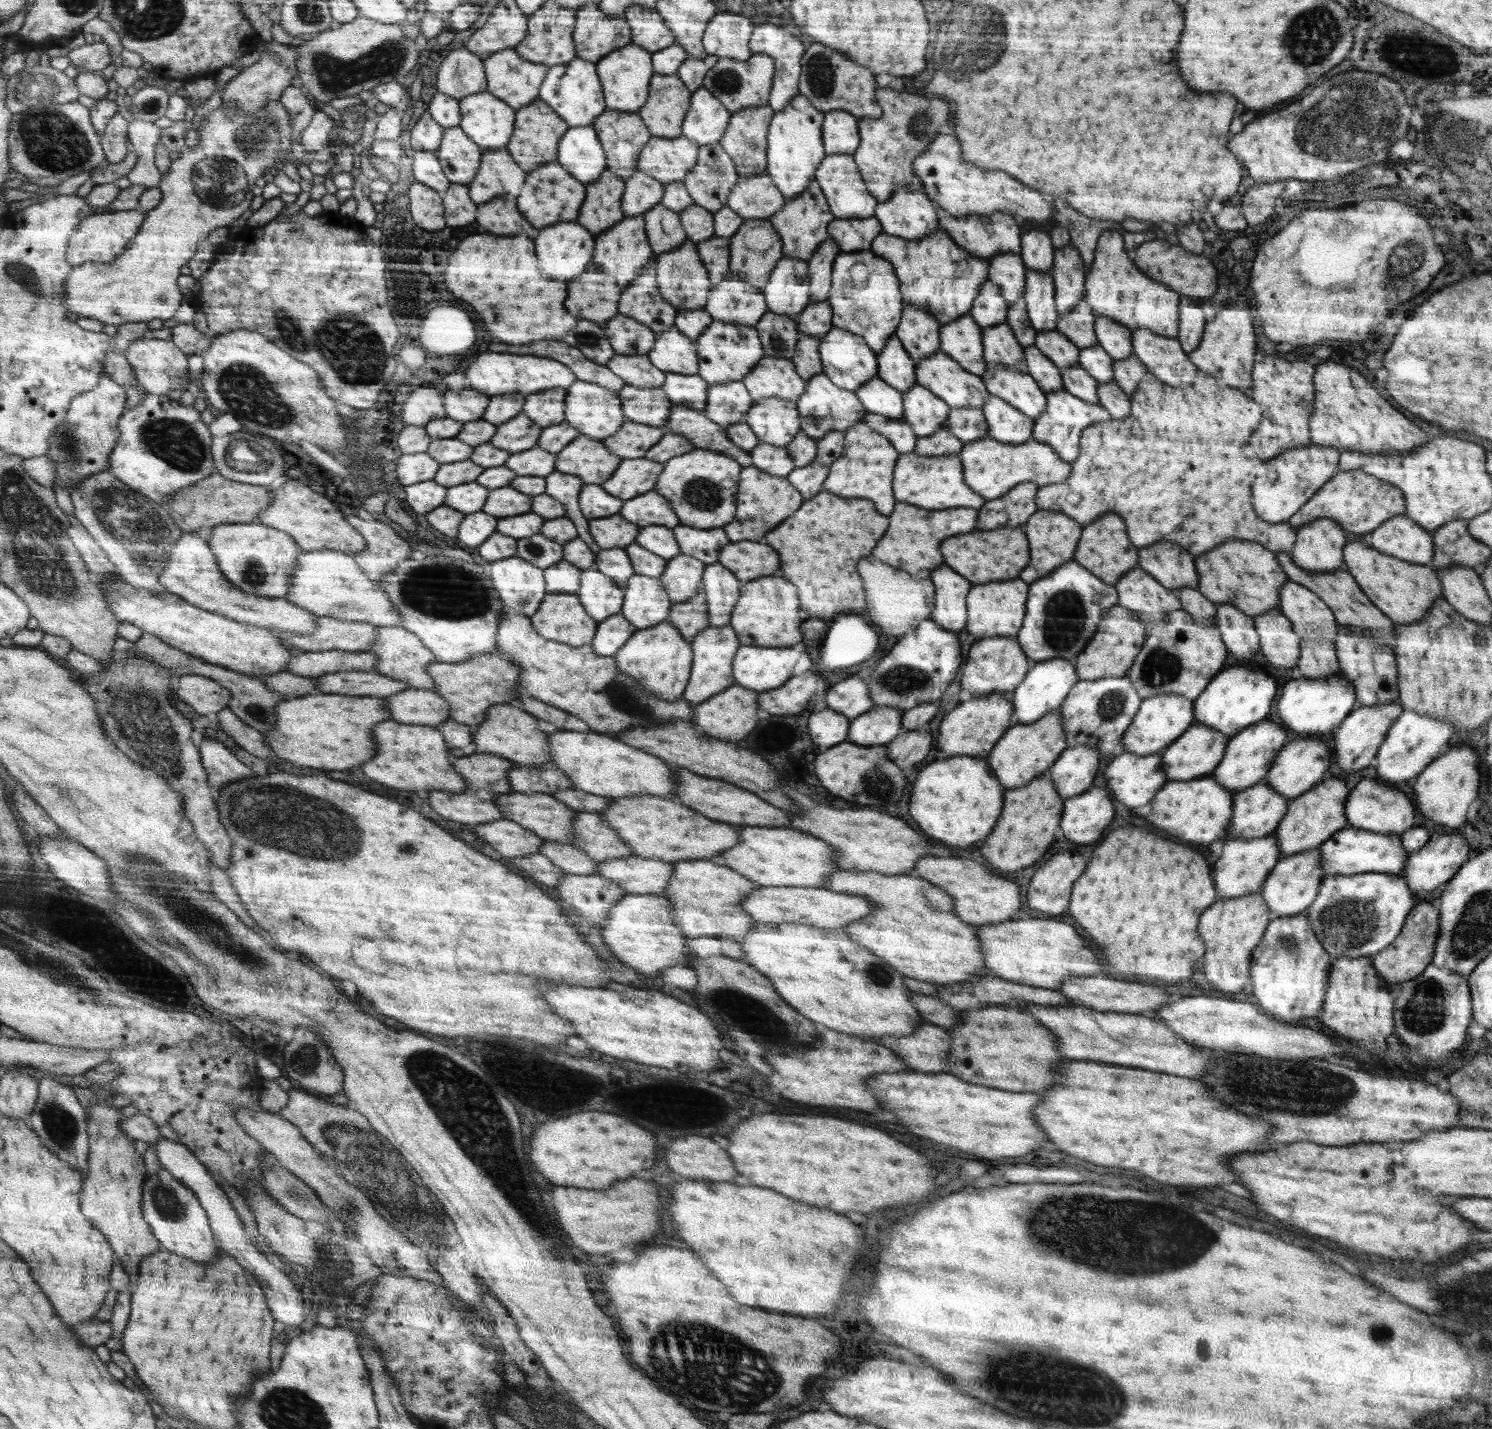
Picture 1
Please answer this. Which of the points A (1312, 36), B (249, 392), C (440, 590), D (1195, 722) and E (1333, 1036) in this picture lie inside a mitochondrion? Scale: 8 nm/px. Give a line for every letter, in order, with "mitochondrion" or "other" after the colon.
A: mitochondrion
B: mitochondrion
C: mitochondrion
D: other
E: other

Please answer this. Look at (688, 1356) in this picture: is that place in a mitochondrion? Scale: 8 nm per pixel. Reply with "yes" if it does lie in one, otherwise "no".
yes

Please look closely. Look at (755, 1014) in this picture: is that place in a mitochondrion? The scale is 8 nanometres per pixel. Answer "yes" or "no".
yes

